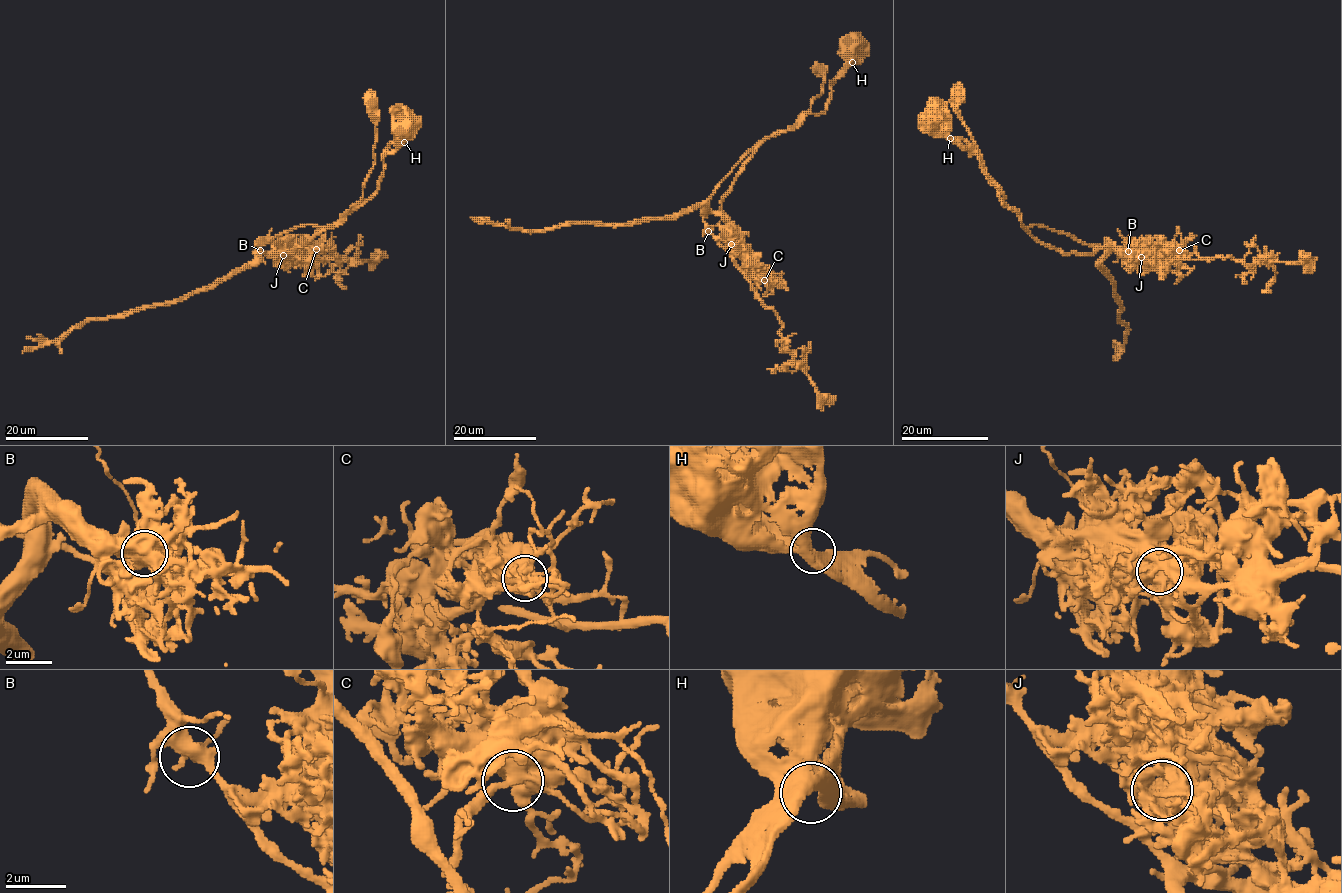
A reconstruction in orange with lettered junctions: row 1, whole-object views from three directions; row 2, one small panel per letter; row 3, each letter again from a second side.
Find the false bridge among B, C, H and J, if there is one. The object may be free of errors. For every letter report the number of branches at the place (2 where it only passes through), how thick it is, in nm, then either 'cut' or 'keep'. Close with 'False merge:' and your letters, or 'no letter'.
B: branches 4; calibre 380 nm; keep
C: branches 2; calibre 500 nm; keep
H: branches 3; calibre 360 nm; keep
J: branches 2; calibre 600 nm; cut
False merge: J

